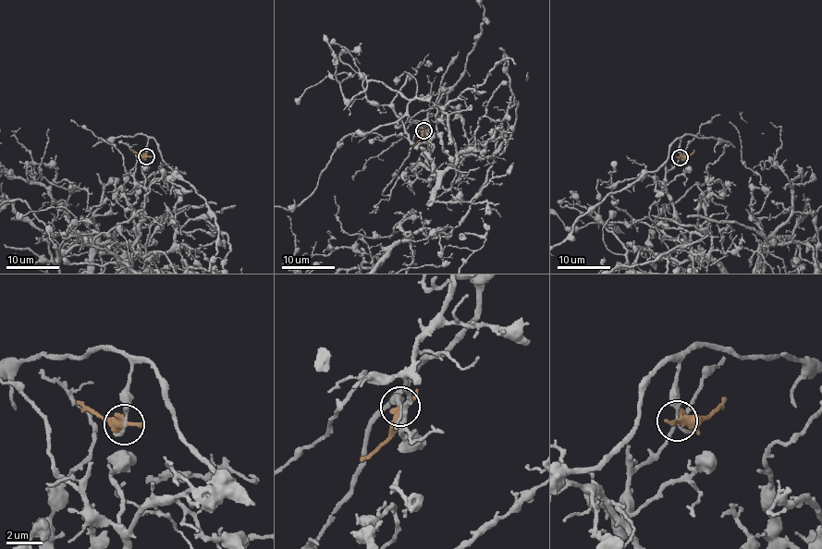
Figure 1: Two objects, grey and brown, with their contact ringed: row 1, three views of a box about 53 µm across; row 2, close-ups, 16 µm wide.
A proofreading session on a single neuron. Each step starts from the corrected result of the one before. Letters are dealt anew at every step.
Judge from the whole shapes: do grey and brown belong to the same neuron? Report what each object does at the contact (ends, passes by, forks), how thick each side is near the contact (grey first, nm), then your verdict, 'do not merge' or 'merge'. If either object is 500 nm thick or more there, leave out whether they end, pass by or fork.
grey passes by; brown passes by; calibres 160 and 360 nm; do not merge

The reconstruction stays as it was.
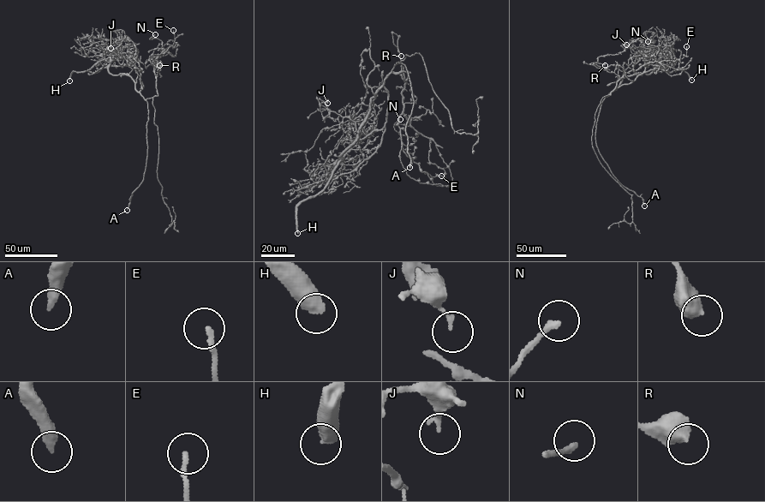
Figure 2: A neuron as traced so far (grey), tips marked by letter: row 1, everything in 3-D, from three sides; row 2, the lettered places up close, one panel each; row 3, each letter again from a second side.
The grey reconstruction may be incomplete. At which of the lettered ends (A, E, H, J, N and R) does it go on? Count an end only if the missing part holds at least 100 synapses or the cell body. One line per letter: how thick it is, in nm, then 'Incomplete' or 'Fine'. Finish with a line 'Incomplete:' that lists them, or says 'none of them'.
A: Thickness 320 nm. Incomplete
E: Thickness 160 nm. Fine
H: Thickness 550 nm. Incomplete
J: Thickness 140 nm. Fine
N: Thickness 200 nm. Fine
R: Thickness 550 nm. Fine
Incomplete: A, H

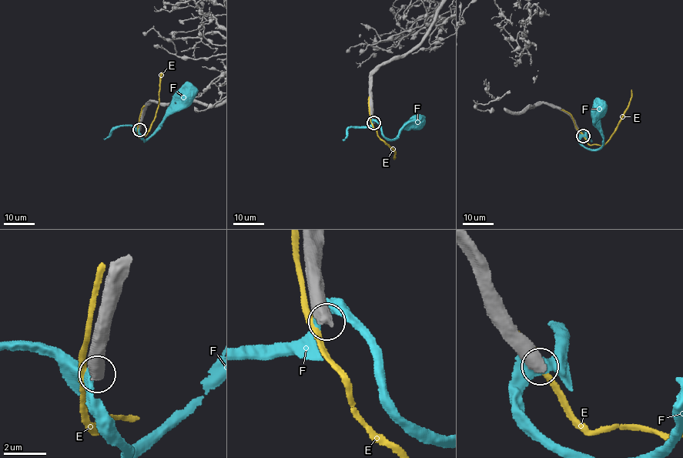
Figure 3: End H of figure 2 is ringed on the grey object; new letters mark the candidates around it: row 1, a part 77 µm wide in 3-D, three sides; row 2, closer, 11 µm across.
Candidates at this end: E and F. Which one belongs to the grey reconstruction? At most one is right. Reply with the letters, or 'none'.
none

